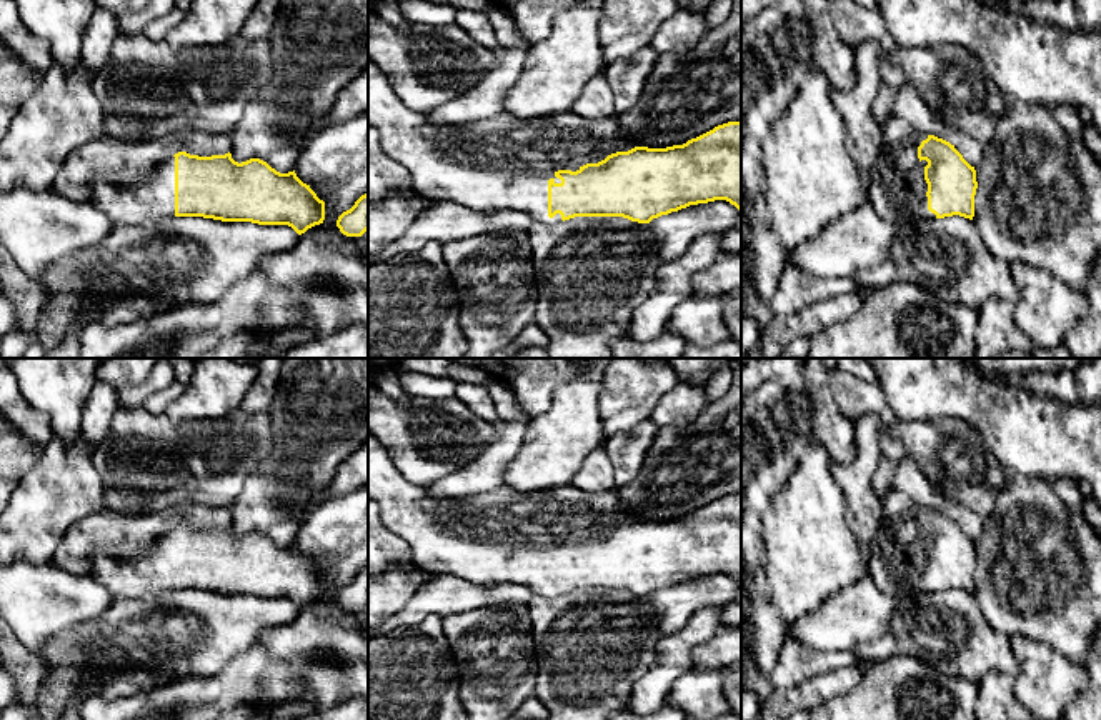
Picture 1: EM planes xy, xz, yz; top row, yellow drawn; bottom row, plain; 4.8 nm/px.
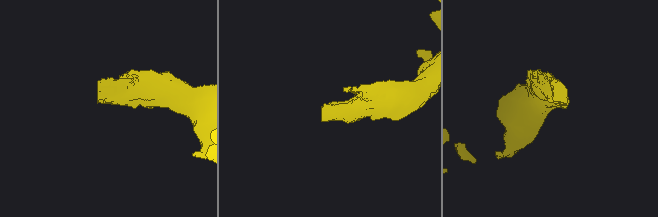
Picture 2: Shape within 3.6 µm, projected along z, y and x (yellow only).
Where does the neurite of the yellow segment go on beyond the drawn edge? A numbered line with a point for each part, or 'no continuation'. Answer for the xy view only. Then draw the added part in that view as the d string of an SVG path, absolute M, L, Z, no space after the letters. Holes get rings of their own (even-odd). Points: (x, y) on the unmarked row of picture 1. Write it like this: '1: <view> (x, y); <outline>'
1: xy (150, 574); M170 530L138 557L128 560L93 553L85 577L103 585L112 597L152 598L167 592L175 592L175 530Z

